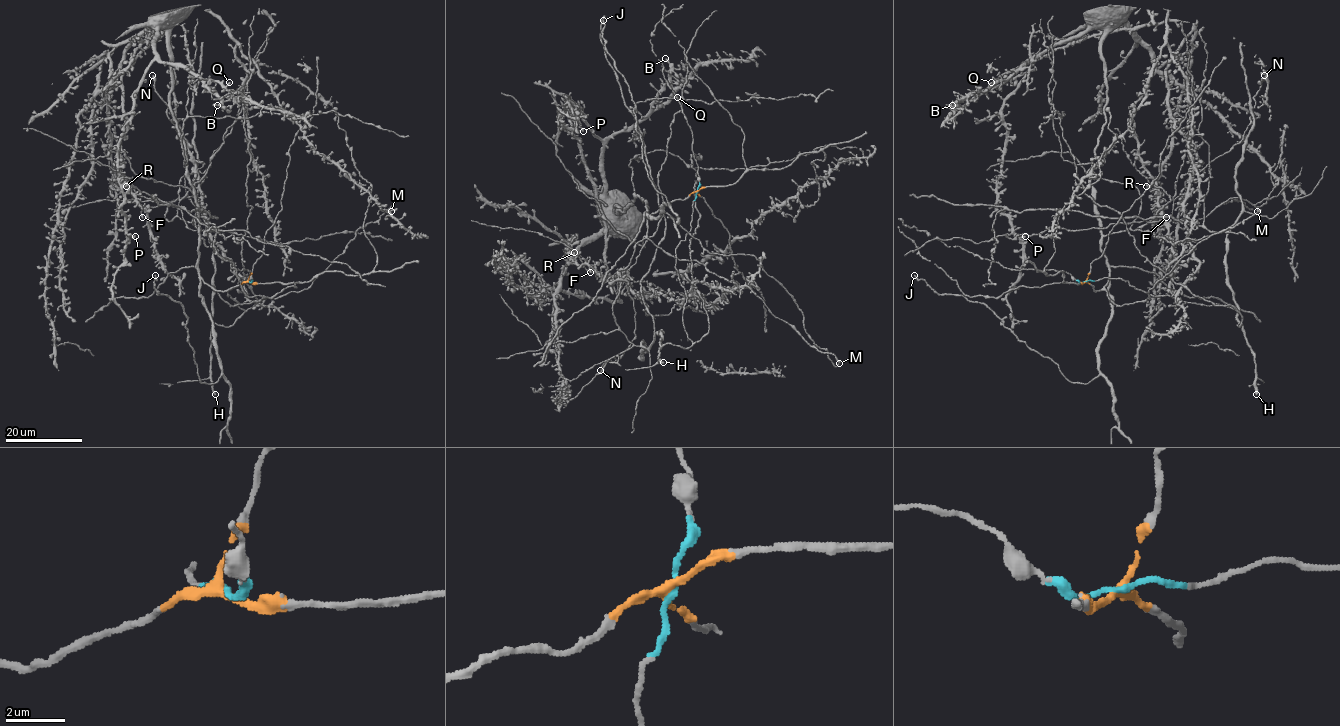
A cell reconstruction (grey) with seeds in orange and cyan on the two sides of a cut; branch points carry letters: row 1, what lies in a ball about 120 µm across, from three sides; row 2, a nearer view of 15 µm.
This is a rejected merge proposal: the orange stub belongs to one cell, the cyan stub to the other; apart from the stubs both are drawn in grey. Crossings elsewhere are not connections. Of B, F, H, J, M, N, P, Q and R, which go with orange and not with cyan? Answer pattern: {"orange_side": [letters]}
{"orange_side": ["B", "F", "J", "M", "P", "Q", "R"]}

